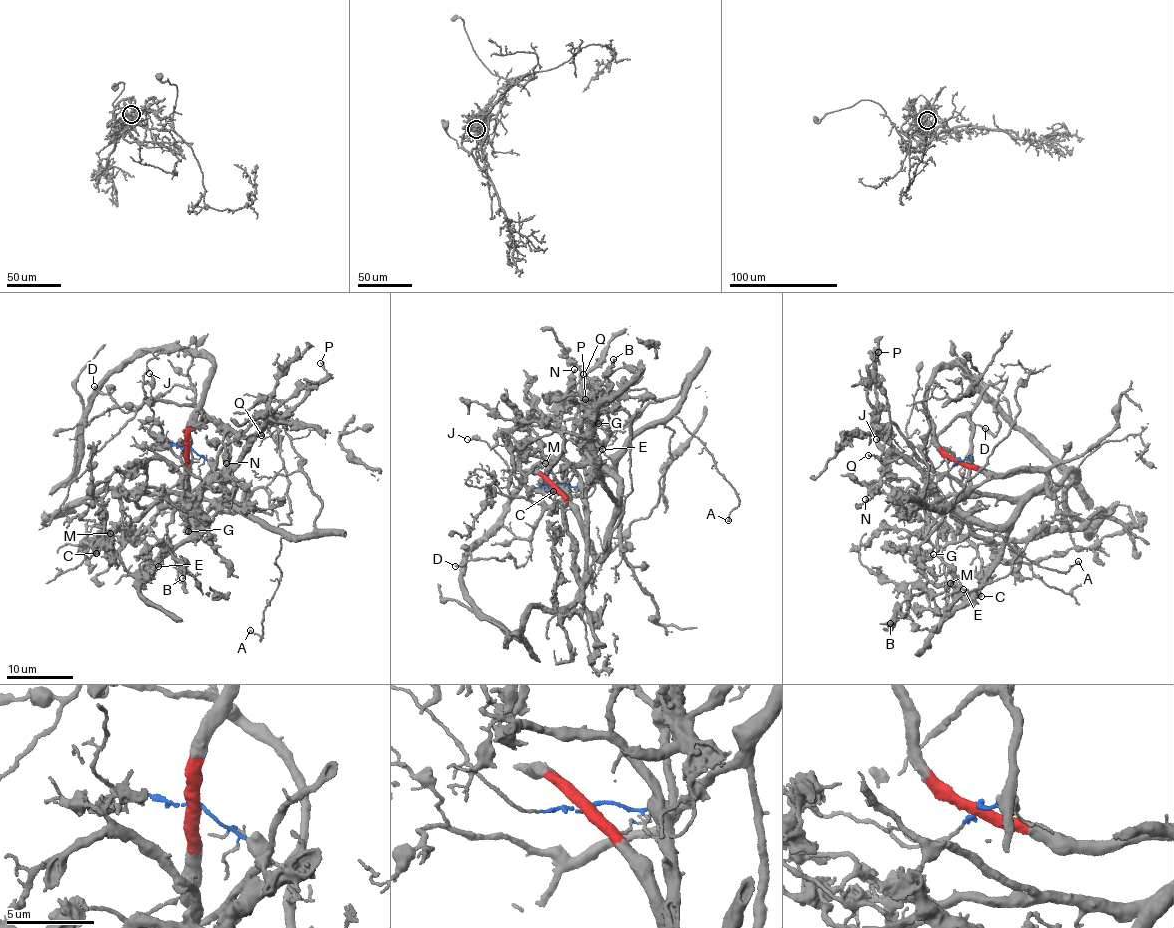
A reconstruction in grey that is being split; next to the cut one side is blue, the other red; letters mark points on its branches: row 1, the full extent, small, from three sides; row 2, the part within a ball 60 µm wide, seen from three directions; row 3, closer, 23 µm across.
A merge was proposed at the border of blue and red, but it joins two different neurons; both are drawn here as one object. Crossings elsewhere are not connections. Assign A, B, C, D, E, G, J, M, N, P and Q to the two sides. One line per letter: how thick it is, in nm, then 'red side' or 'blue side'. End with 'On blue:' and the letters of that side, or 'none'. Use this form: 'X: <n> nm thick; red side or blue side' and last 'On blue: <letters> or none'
A: 200 nm thick; blue side
B: 190 nm thick; red side
C: 650 nm thick; red side
D: 190 nm thick; blue side
E: 110 nm thick; red side
G: 280 nm thick; red side
J: 130 nm thick; blue side
M: 240 nm thick; red side
N: 240 nm thick; red side
P: 160 nm thick; red side
Q: 140 nm thick; red side
On blue: A, D, J

